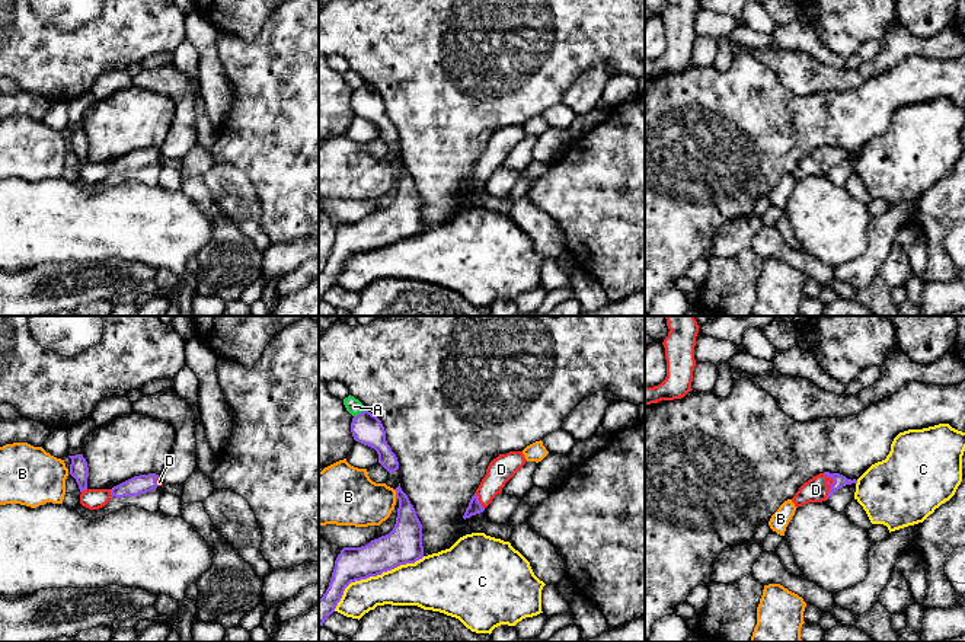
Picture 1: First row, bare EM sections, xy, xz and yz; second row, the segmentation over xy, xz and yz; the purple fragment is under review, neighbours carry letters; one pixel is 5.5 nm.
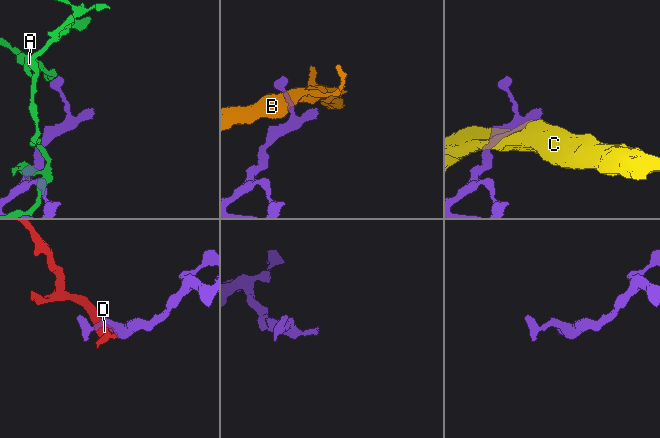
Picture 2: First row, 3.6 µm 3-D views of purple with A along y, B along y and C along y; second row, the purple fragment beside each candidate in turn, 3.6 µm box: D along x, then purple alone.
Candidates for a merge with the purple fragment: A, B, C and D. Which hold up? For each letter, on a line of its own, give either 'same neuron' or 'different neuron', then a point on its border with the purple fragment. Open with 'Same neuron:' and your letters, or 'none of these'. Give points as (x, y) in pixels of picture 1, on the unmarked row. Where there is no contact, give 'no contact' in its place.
Same neuron: D
A: different neuron; contact xz (358, 88)
B: different neuron; contact xz (396, 168)
C: different neuron; contact xz (373, 249)
D: same neuron; contact yz (831, 159)

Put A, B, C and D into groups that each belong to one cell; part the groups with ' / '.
A / B / C / D

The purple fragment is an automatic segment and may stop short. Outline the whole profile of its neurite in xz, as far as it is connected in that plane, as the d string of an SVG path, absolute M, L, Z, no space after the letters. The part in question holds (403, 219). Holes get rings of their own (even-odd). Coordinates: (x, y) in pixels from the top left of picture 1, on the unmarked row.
M400 157L394 165L399 182L393 204L365 220L343 221L338 229L329 261L319 274L319 300L335 285L351 256L381 249L424 231L422 198Z

